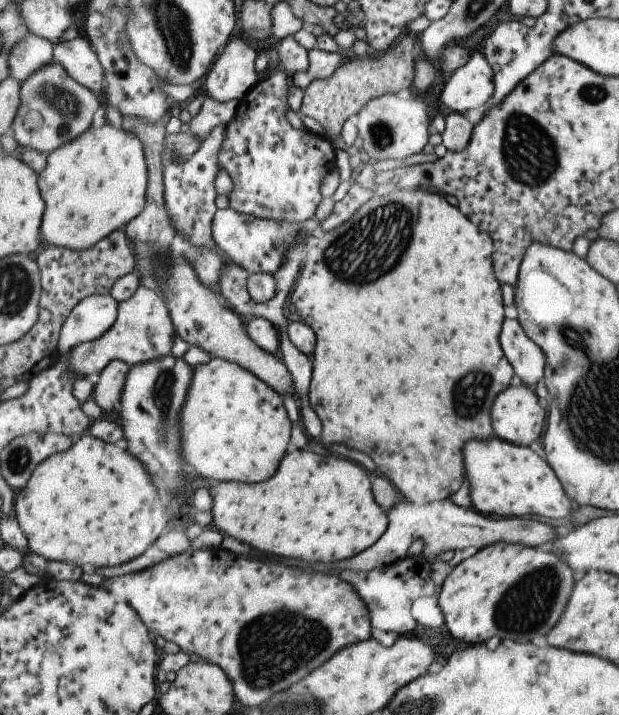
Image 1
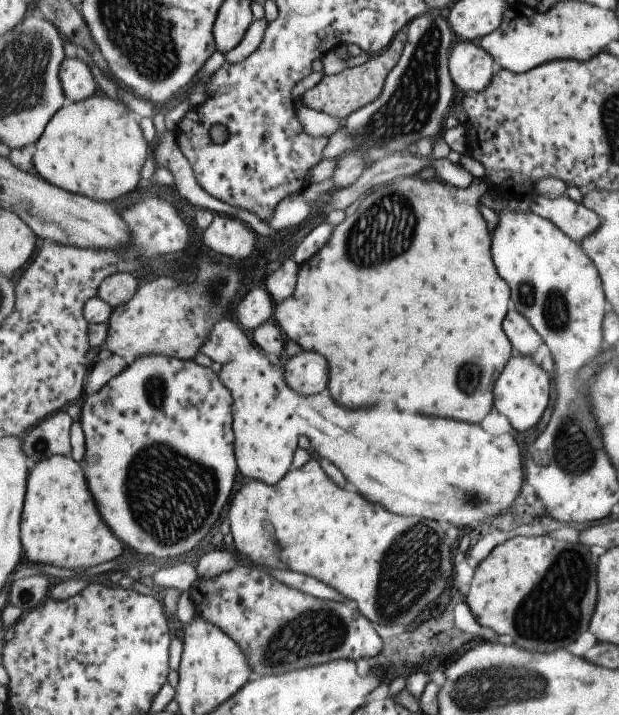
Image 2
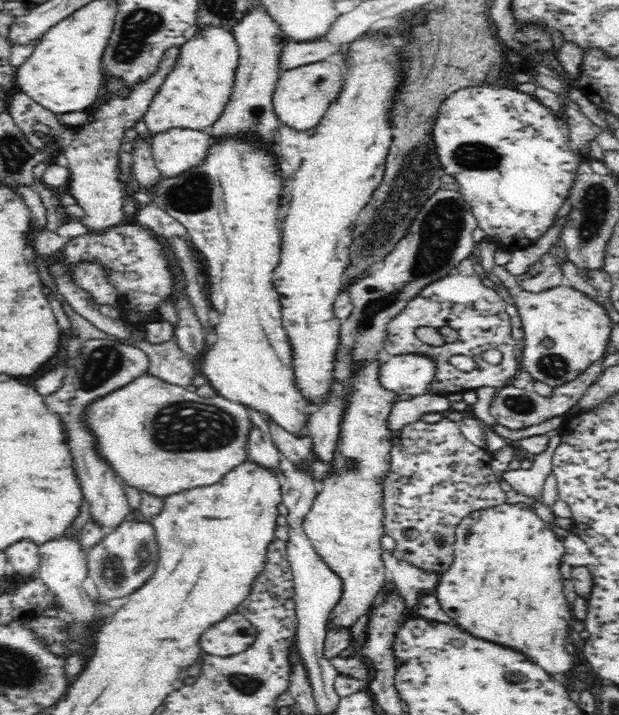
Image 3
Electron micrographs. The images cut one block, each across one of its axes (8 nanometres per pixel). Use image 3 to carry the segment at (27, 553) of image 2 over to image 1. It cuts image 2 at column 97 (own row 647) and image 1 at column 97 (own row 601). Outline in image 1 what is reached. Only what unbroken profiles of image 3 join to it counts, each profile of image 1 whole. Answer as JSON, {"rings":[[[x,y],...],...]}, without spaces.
{"rings":[[[87,433],[68,451],[54,454],[37,466],[27,486],[17,492],[15,518],[27,535],[29,552],[48,561],[97,568],[99,564],[117,566],[139,558],[163,534],[171,512],[145,464],[127,450],[124,442],[109,444]]]}

